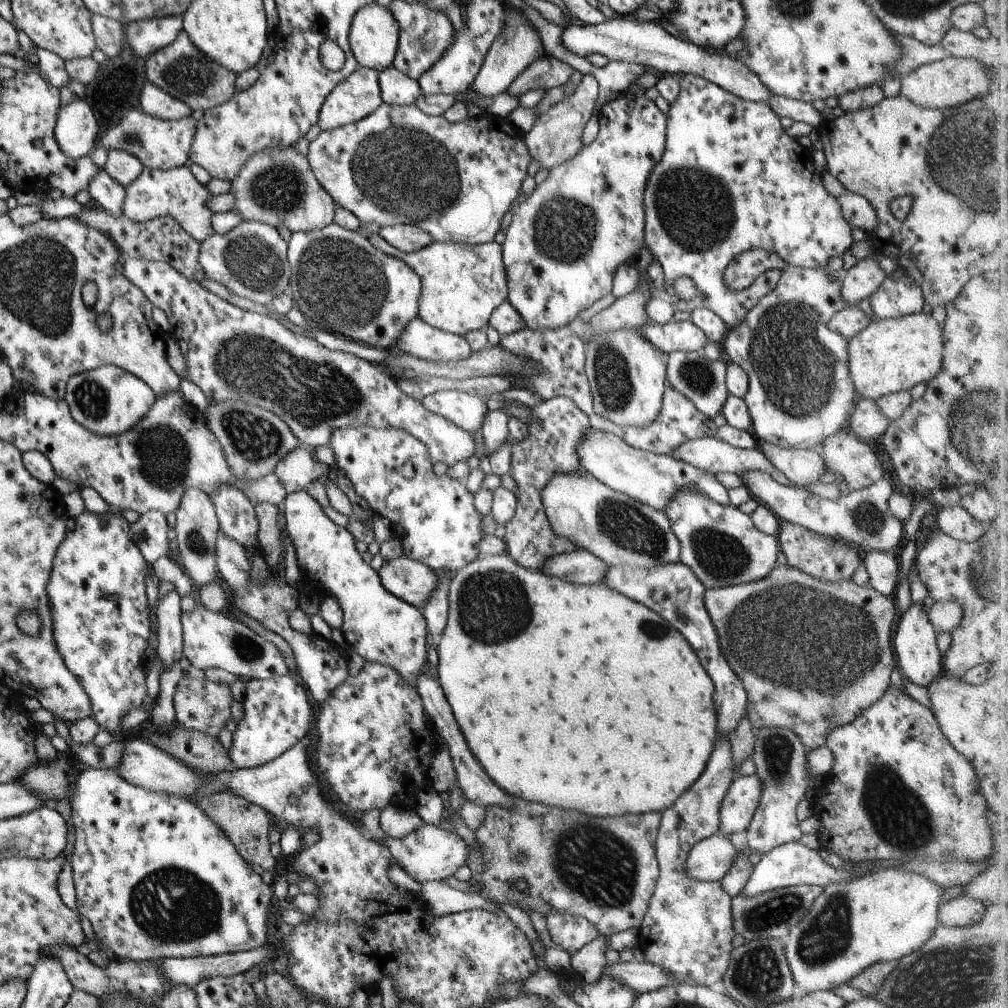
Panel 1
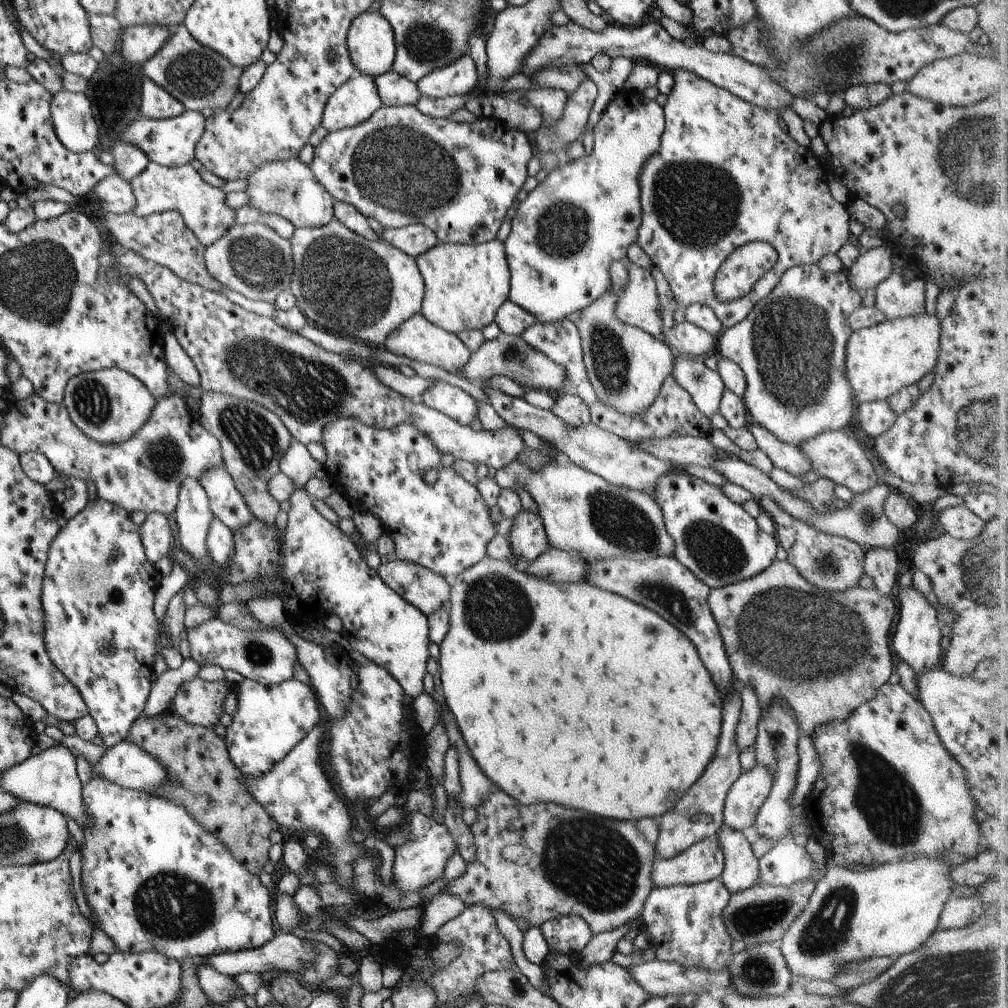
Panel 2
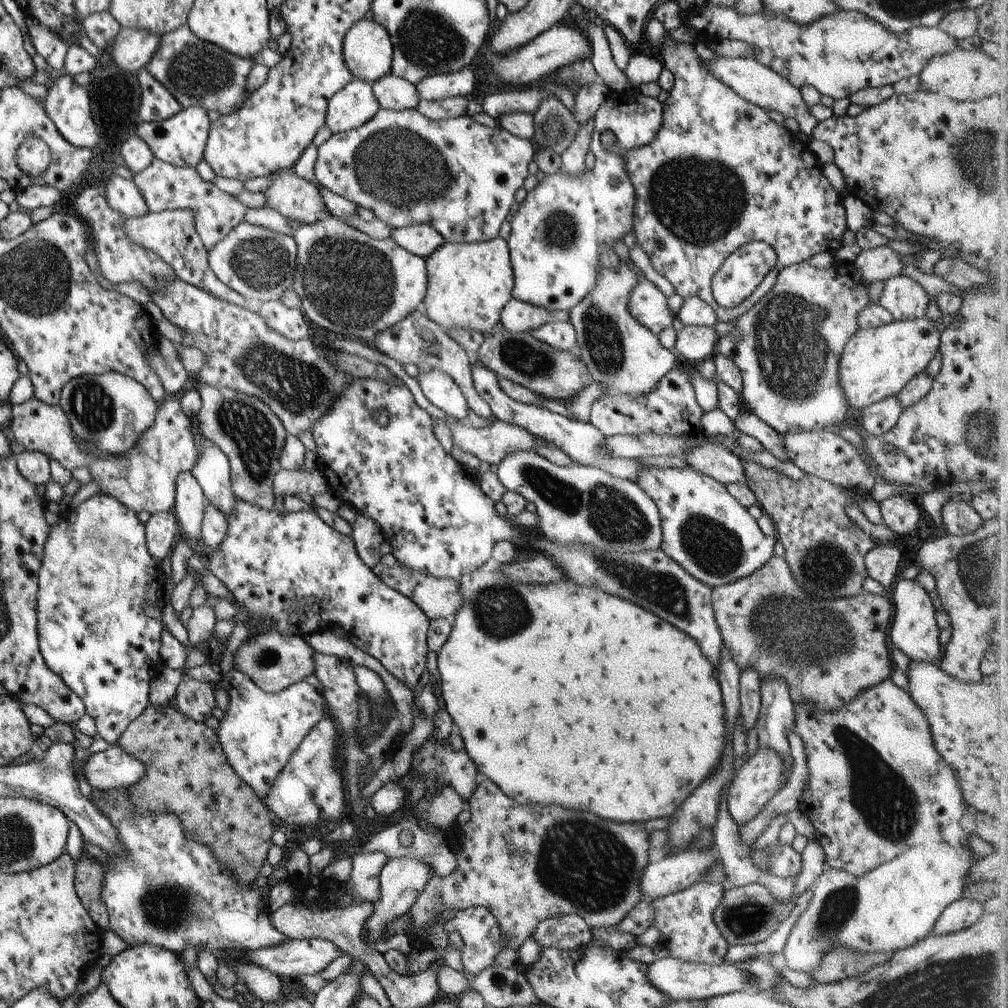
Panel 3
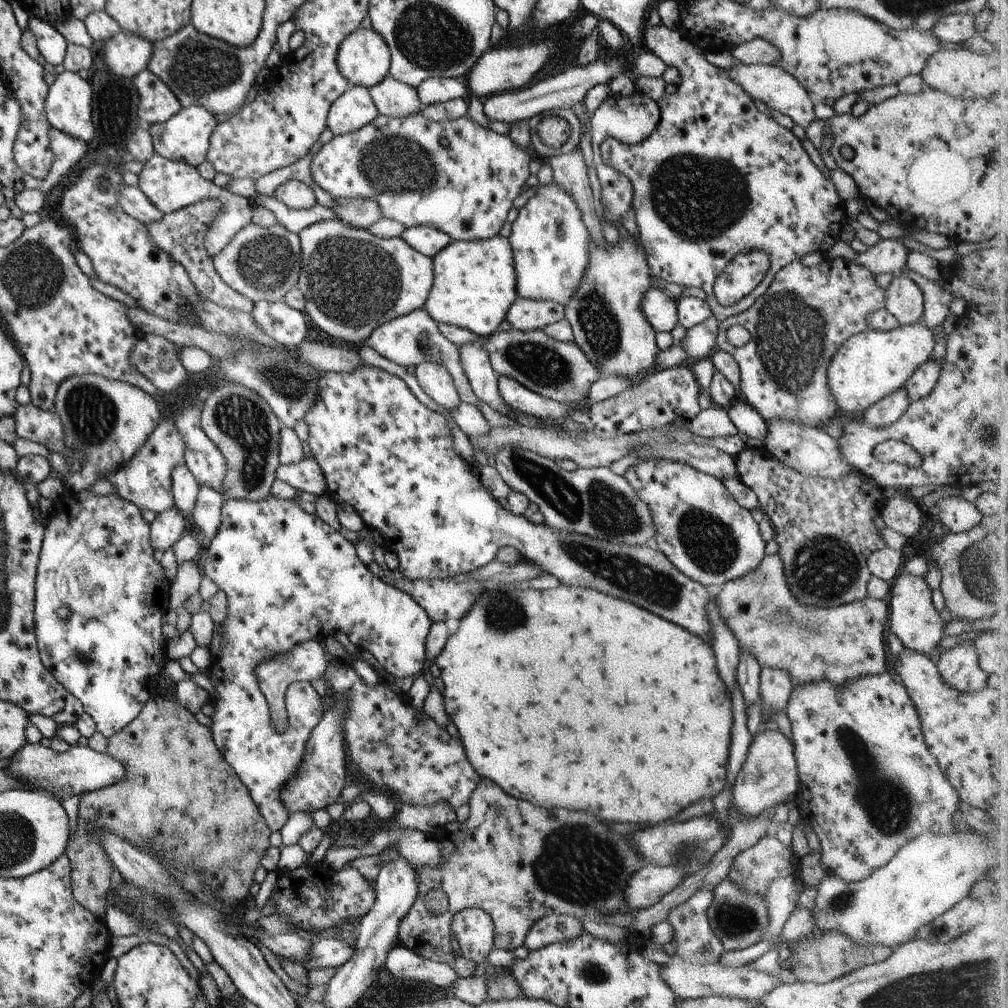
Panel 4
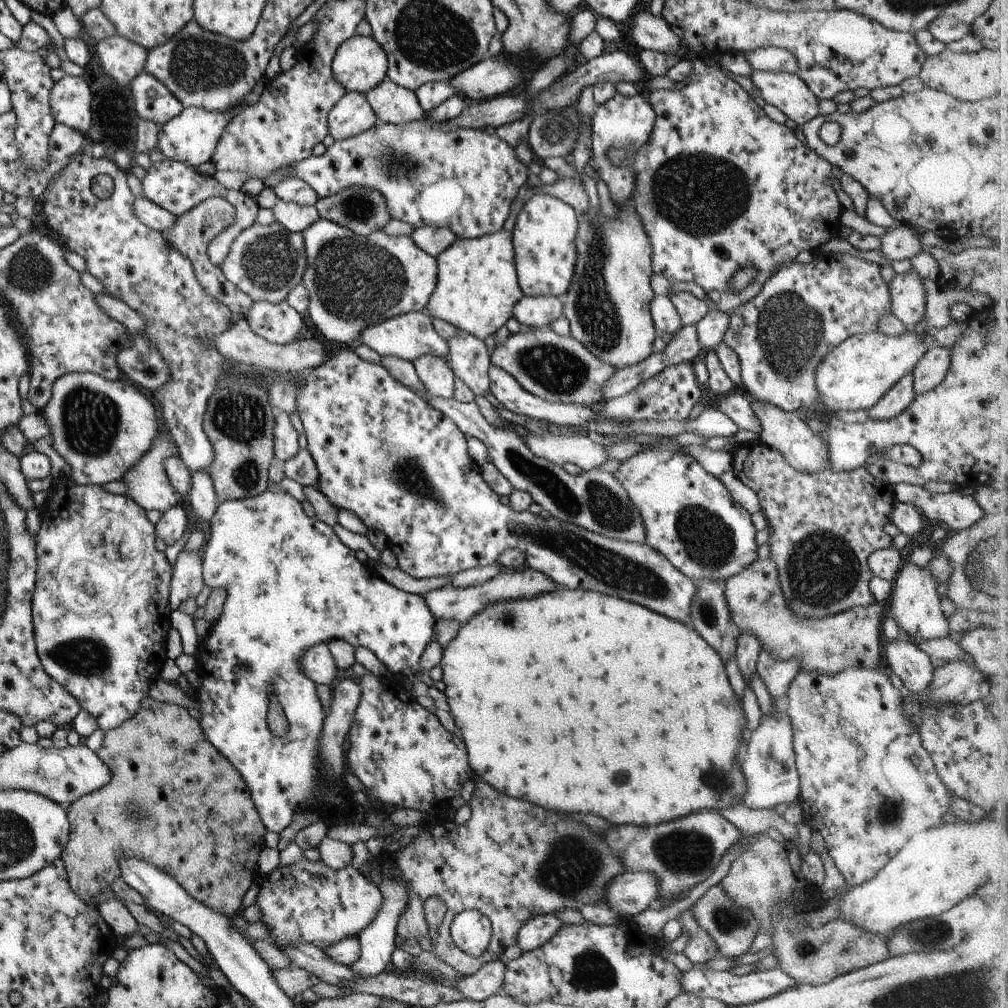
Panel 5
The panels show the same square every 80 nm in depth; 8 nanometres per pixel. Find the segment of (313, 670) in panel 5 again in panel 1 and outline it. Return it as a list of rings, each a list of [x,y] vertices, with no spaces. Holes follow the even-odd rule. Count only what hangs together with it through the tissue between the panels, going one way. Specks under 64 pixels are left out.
[[[200,604],[190,613],[182,613],[182,654],[188,664],[200,671],[223,669],[249,680],[274,680],[288,677],[287,666],[279,650],[263,637],[227,614],[211,612]]]

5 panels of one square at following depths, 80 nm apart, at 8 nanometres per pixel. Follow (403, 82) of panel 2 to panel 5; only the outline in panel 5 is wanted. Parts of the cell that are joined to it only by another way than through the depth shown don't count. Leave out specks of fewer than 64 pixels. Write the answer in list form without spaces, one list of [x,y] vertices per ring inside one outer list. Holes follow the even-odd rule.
[[[387,78],[368,90],[364,97],[379,123],[398,125],[425,116],[414,91],[400,87]]]

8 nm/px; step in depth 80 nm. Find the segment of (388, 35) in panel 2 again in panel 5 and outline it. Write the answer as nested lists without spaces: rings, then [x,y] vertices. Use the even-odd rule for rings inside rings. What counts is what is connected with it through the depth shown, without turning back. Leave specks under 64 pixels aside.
[[[353,35],[338,46],[330,67],[346,92],[365,94],[386,78],[386,52],[371,37]]]

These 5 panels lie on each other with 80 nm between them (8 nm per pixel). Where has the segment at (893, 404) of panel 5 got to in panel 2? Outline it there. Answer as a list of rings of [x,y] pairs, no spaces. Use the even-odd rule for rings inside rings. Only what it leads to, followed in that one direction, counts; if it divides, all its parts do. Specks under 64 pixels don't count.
[[[886,400],[861,403],[856,407],[860,430],[873,439],[895,422],[896,412]]]

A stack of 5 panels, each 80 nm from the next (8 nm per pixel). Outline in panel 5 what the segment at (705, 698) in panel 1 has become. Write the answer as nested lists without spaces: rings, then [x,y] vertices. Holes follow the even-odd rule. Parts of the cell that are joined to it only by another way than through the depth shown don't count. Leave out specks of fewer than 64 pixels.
[[[559,588],[528,599],[508,600],[484,606],[479,613],[460,625],[455,638],[442,650],[438,665],[442,670],[439,686],[444,692],[454,726],[459,730],[464,742],[469,768],[479,779],[499,792],[529,801],[552,812],[595,814],[611,825],[644,827],[678,819],[700,810],[725,810],[743,804],[746,780],[738,760],[745,744],[744,738],[747,738],[744,712],[740,700],[734,695],[727,680],[718,652],[691,626],[613,595]]]

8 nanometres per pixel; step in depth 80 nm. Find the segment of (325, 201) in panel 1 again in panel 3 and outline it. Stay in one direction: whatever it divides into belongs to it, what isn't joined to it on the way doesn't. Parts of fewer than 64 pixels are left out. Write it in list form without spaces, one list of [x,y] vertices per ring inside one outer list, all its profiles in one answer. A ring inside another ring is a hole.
[[[290,168],[275,172],[277,176],[263,192],[267,207],[284,218],[293,218],[305,225],[325,218],[327,210],[311,183],[294,176]]]

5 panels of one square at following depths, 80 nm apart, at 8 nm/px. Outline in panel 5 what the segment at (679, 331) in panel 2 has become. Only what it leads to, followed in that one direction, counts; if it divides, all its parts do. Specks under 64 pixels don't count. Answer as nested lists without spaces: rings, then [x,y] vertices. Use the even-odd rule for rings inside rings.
[[[709,308],[696,322],[696,333],[698,343],[702,352],[714,349],[717,344],[722,342],[723,335],[729,324],[729,315],[720,311],[718,308]]]

